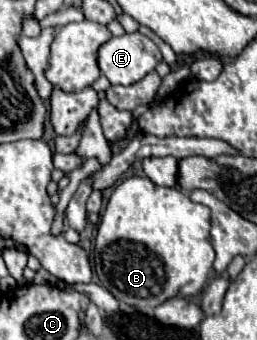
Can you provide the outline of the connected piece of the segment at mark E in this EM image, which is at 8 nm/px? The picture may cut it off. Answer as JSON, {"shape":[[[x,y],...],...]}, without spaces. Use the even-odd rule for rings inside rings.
{"shape":[[[139,31],[111,37],[99,49],[99,69],[111,85],[133,85],[151,73],[159,61],[159,47]]]}

